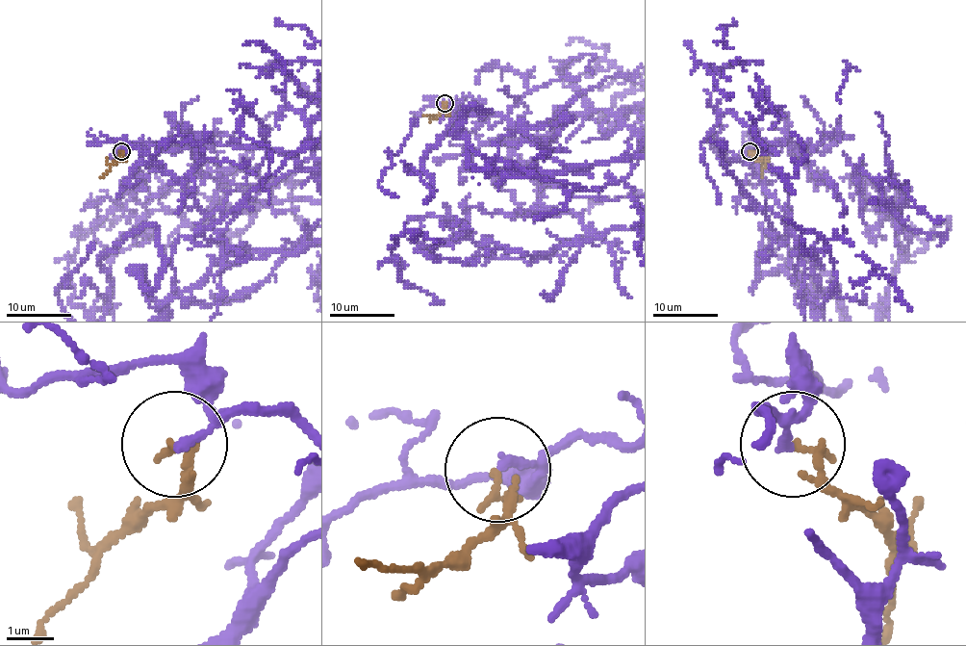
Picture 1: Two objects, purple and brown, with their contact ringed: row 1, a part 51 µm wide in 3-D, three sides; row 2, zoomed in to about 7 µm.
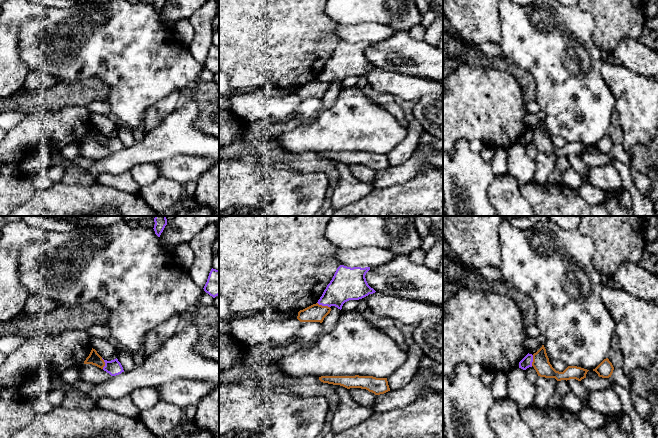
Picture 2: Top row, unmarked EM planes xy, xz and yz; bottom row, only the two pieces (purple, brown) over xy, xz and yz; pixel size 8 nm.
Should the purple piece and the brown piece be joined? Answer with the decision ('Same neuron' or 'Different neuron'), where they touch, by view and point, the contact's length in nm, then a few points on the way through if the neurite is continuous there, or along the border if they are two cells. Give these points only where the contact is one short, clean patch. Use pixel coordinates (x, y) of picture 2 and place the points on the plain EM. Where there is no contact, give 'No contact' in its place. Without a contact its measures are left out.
Different neuron. Touches purple at xz (323, 81). Shared border 110 nm. Boundary: xz (317, 78), (329, 83)

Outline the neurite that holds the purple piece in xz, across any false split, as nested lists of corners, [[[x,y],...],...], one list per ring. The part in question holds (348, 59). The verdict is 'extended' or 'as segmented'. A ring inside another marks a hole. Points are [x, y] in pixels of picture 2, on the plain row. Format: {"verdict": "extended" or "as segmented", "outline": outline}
{"verdict": "as segmented", "outline": [[[340,41],[317,79],[322,82],[335,82],[341,86],[345,78],[375,69],[365,54],[369,46],[370,43],[351,44]]]}

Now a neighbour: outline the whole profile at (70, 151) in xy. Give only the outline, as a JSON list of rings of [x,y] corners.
[[[69,143],[62,147],[59,152],[65,159],[71,160],[81,155],[80,146],[81,143]]]

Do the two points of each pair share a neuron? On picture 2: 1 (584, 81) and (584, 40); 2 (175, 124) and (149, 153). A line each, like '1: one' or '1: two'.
1: one
2: one

